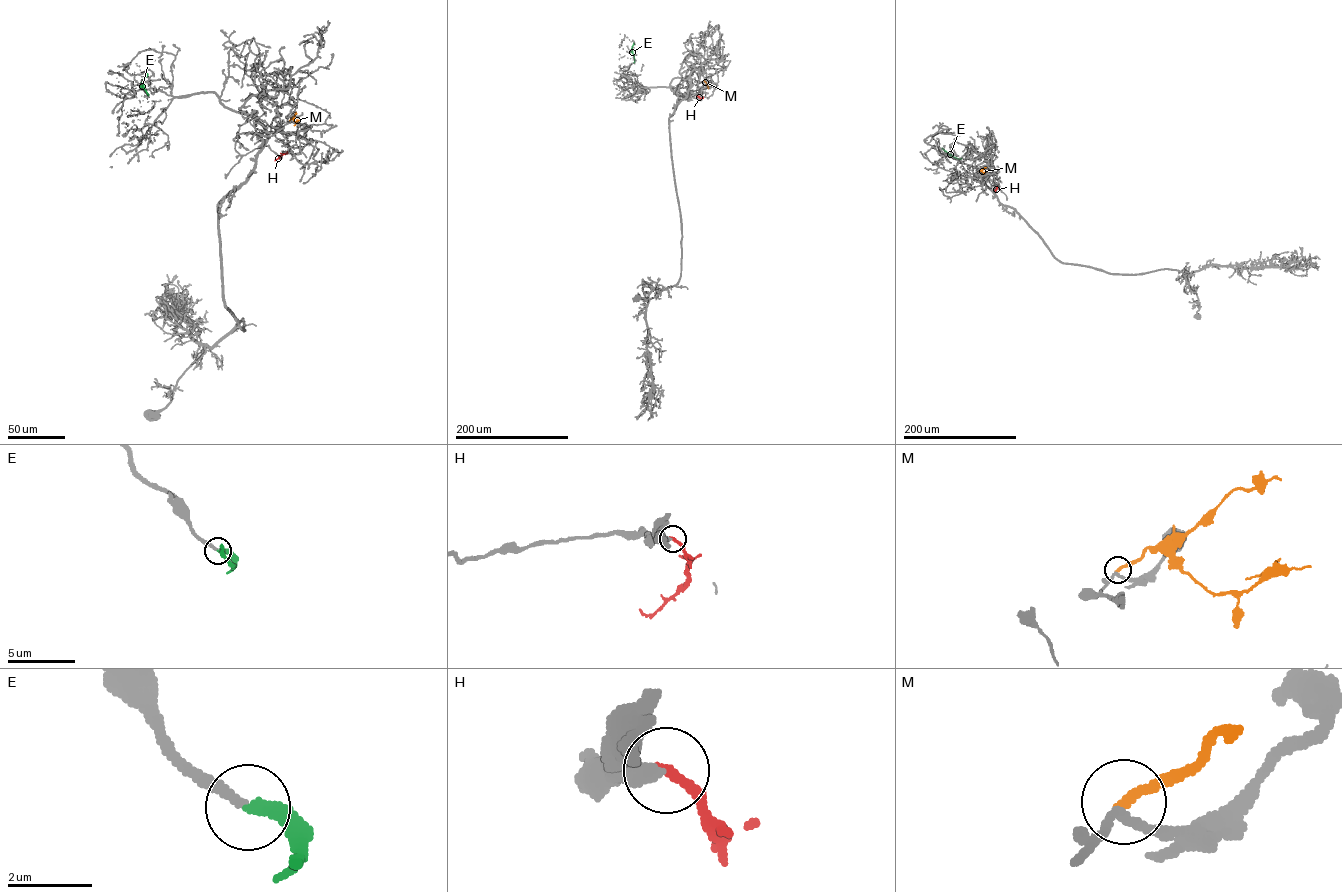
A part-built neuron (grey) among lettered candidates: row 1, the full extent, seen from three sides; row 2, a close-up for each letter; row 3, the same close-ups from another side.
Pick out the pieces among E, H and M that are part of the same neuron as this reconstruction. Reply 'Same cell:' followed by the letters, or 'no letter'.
Same cell: E

